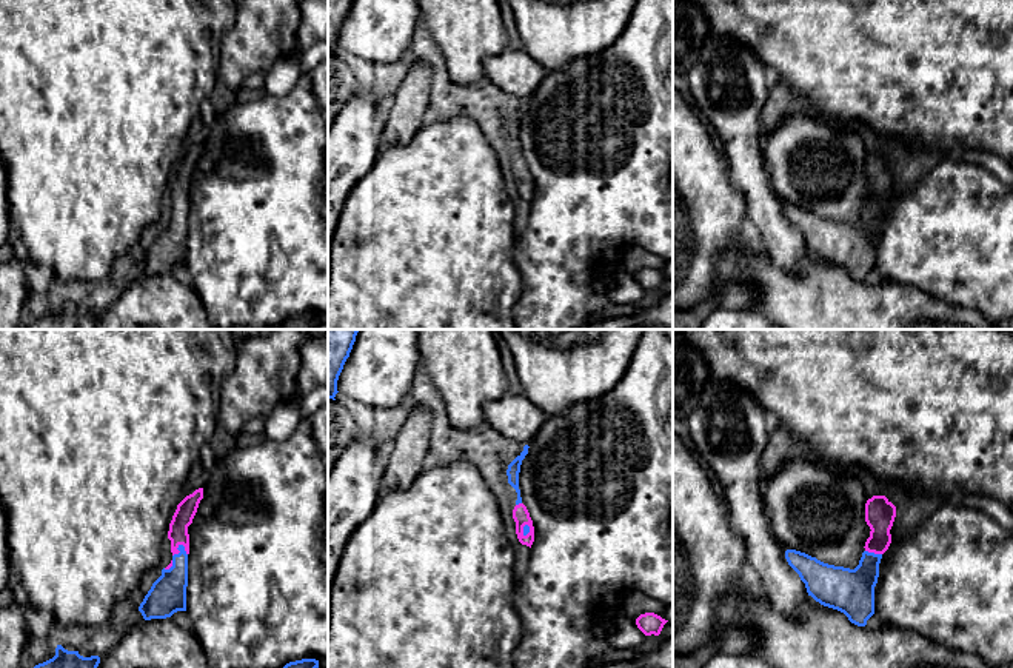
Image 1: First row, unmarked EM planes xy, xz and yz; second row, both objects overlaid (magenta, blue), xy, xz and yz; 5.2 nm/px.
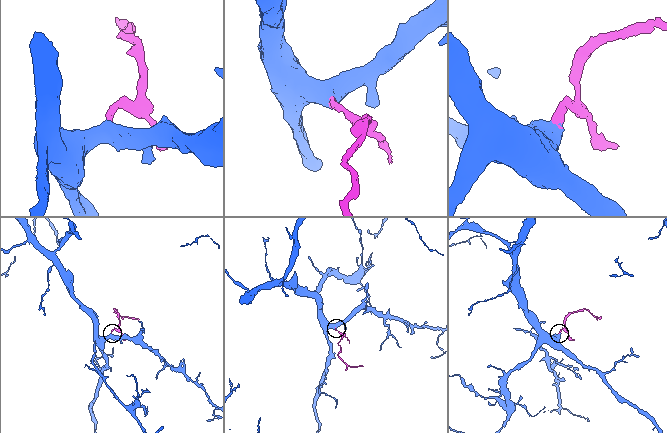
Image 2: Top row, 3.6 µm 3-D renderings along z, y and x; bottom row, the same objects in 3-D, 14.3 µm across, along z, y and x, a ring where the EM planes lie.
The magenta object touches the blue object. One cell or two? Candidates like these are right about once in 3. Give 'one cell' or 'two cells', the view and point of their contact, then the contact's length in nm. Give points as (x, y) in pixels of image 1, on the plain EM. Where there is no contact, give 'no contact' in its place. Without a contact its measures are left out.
one cell; meets magenta in xy at (179, 207); contact 90 nm long

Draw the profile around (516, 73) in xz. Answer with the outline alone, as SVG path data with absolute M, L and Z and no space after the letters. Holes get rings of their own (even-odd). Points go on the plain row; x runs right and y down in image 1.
M525 49L506 51L483 60L486 80L508 95L528 100L548 71Z

